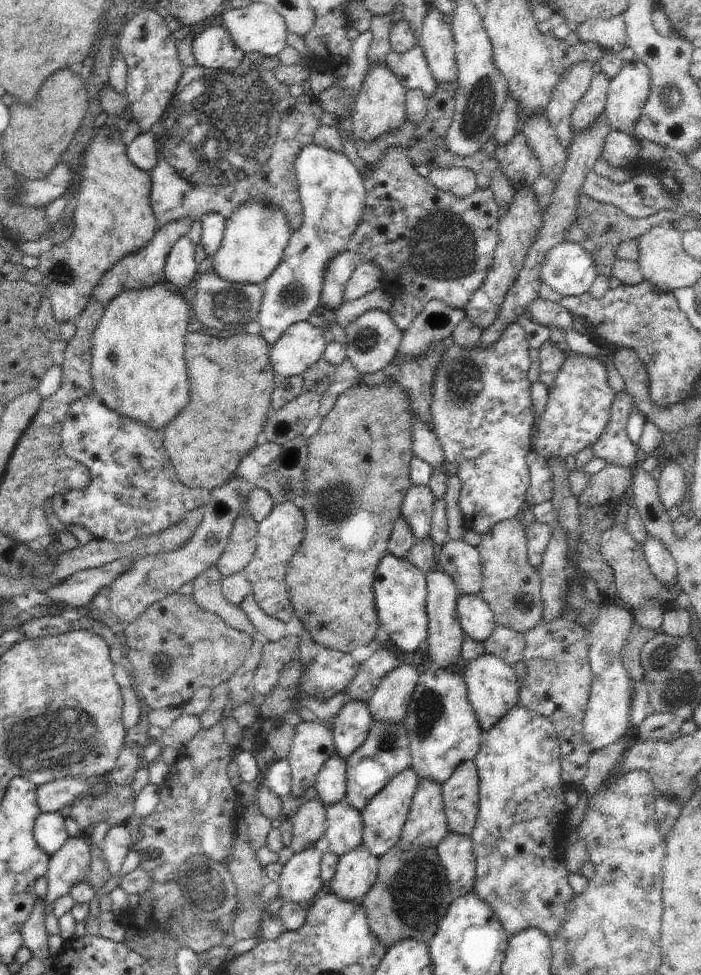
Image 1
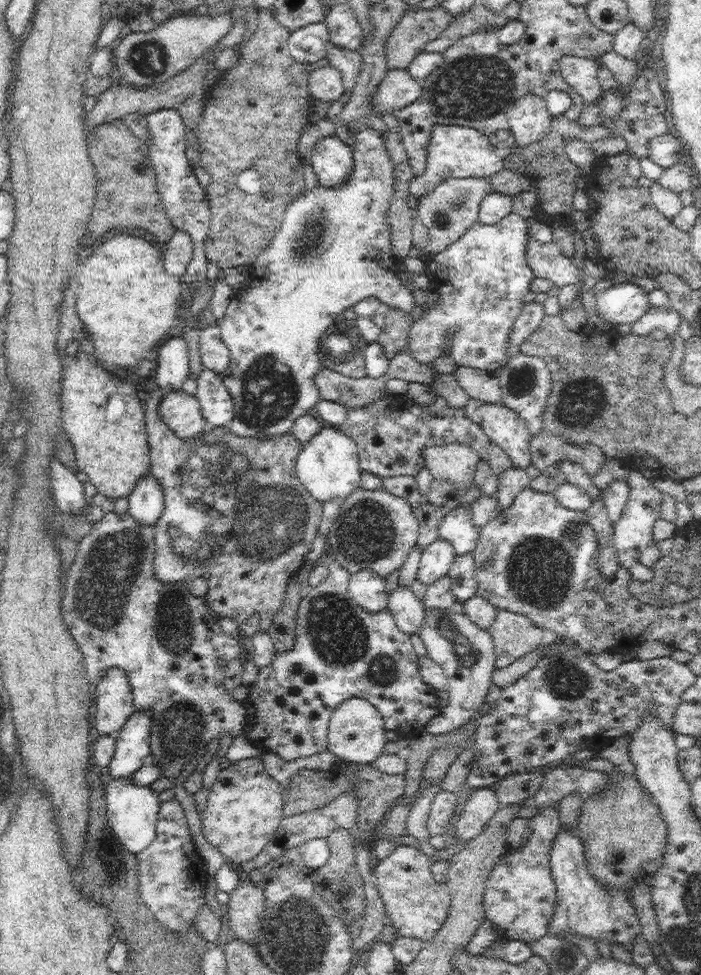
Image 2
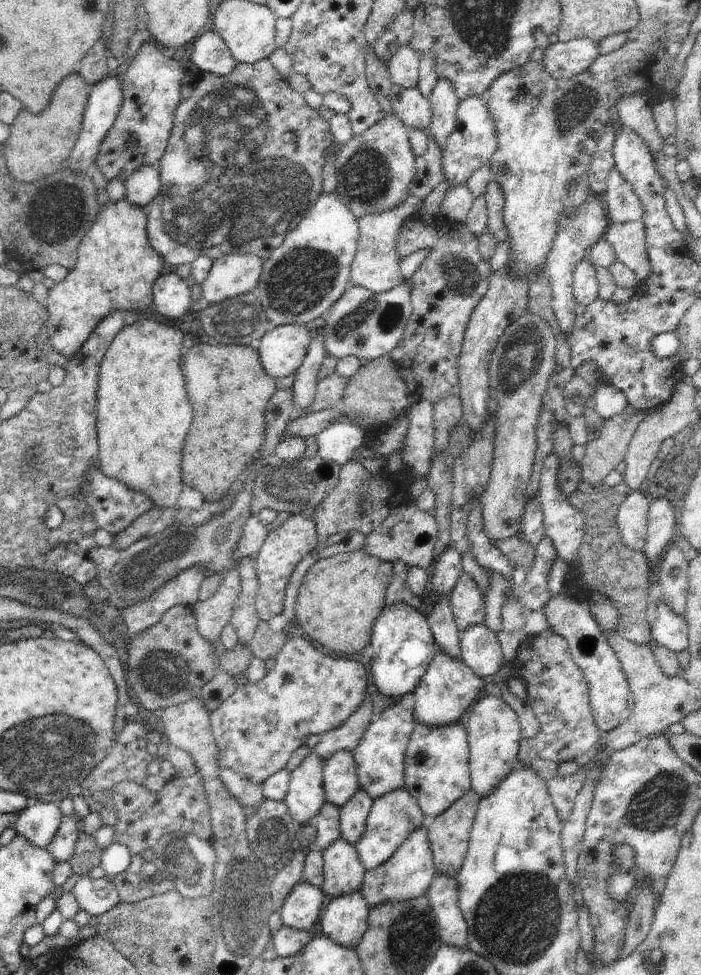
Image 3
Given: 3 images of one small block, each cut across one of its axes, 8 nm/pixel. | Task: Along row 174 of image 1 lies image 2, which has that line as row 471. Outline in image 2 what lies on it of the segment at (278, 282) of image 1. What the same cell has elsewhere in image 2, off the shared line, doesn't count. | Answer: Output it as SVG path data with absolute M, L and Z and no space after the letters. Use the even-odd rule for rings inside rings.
M325 424L314 438L299 452L296 468L300 482L320 502L350 496L361 484L359 454L354 439L340 432L334 425Z

